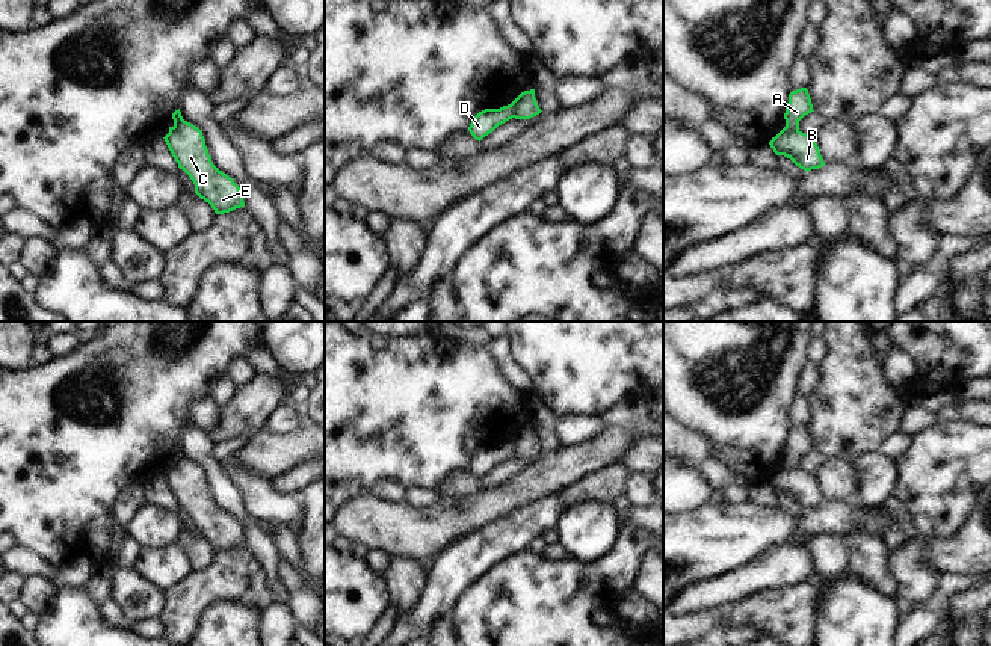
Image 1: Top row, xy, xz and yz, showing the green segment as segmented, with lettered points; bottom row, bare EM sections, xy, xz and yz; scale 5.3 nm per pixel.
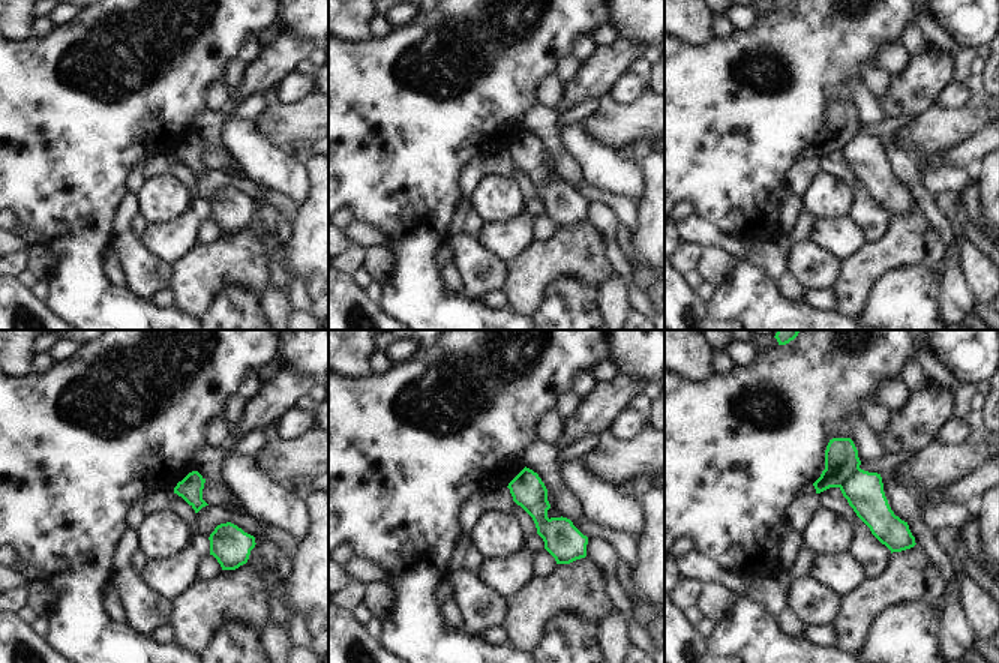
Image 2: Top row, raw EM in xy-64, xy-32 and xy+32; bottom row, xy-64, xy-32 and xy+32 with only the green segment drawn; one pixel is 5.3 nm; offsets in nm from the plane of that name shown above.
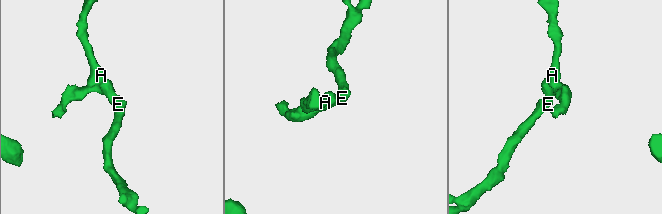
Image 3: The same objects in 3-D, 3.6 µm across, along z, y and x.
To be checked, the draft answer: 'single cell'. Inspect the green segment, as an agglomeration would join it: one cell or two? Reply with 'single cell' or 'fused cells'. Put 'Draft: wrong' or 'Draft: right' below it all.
fused cells
Draft: wrong

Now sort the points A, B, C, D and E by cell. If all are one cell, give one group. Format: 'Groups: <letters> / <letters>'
Groups: A D / B C E.

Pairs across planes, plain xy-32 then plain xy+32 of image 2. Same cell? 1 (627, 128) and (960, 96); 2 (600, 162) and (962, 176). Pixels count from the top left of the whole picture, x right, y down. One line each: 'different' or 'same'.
1: different
2: same

